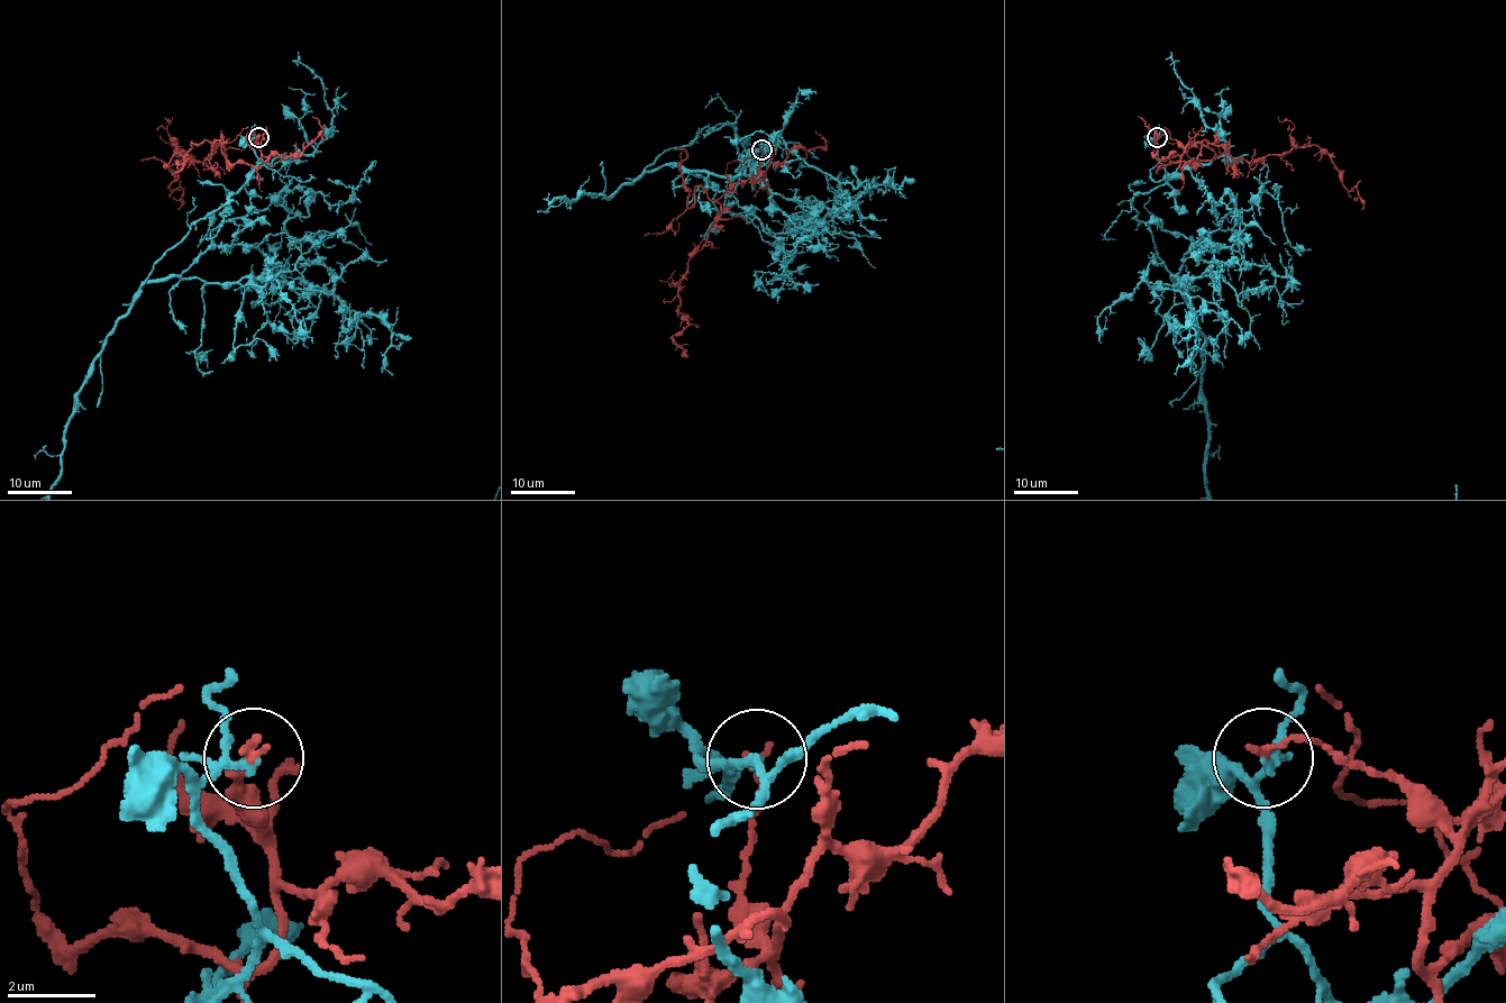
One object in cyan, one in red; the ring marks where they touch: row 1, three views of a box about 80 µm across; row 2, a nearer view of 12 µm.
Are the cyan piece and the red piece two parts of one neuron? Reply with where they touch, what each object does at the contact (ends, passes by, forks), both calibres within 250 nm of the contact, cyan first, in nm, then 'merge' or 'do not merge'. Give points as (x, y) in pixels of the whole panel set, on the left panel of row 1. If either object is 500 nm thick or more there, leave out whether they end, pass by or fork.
at (258, 137); cyan forks there; red ends there; 110 nm thick on the cyan side, 150 nm on the other; merge

